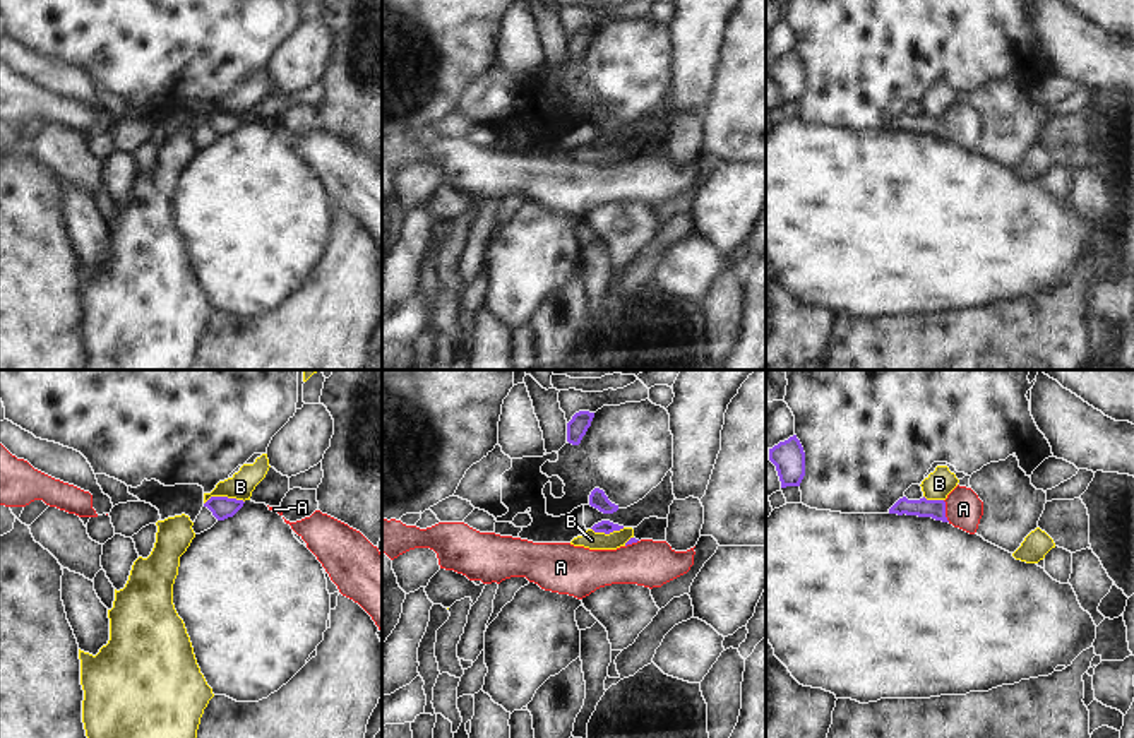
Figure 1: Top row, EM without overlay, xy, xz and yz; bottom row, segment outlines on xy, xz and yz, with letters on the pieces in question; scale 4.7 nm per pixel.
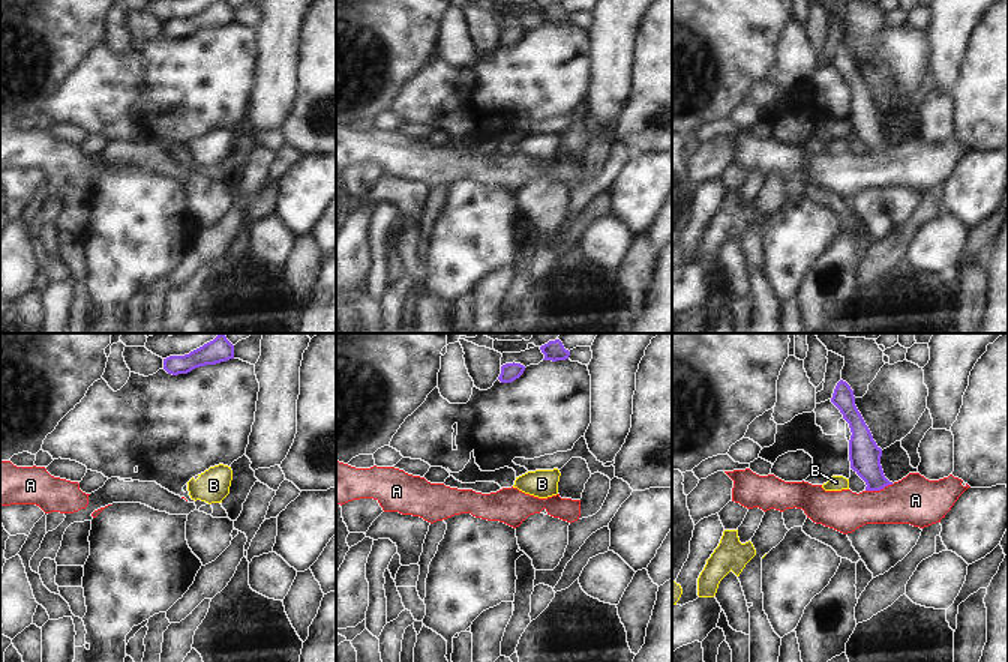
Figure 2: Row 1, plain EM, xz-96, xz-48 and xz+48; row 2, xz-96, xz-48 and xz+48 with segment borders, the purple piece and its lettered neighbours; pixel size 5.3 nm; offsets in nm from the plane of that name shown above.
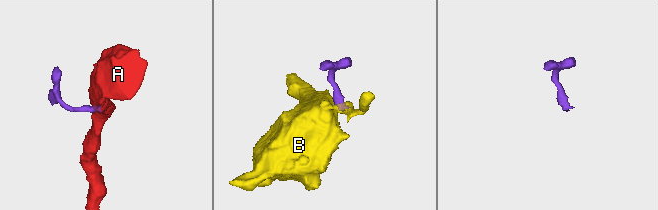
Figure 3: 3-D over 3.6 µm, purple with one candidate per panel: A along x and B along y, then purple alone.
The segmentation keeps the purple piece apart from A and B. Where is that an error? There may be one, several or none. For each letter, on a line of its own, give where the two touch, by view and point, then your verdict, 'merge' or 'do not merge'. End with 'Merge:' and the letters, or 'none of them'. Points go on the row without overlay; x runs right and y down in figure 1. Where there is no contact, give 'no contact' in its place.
A: yz (944, 127) | merge
B: xy (223, 113) | do not merge
Merge: A

